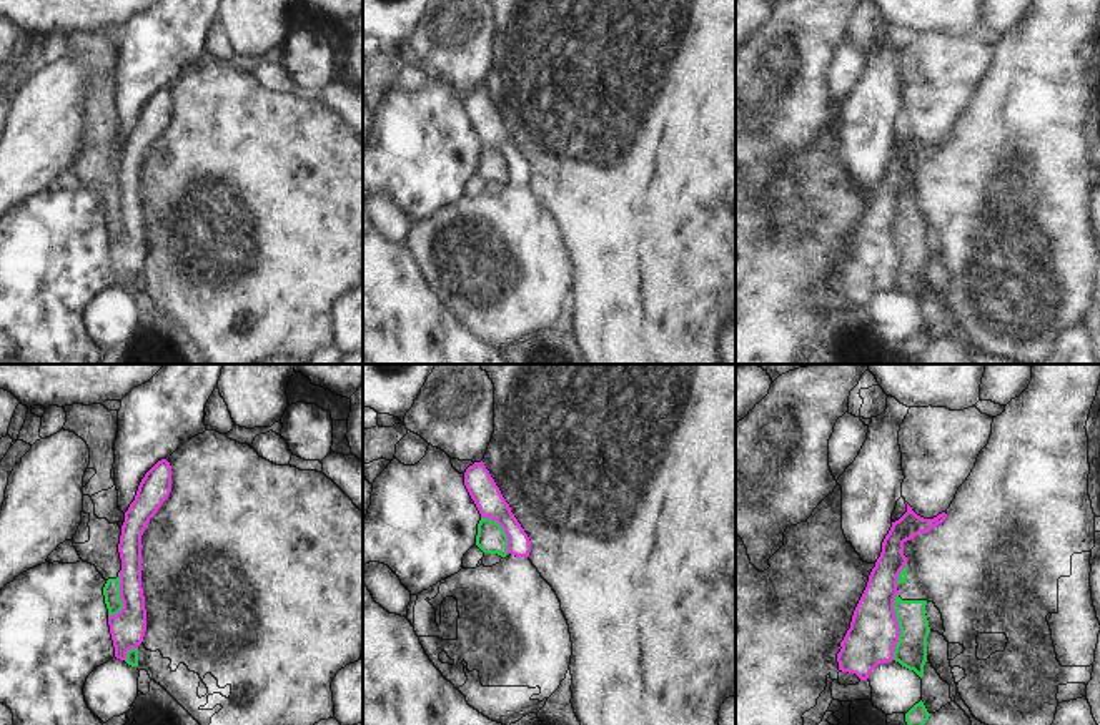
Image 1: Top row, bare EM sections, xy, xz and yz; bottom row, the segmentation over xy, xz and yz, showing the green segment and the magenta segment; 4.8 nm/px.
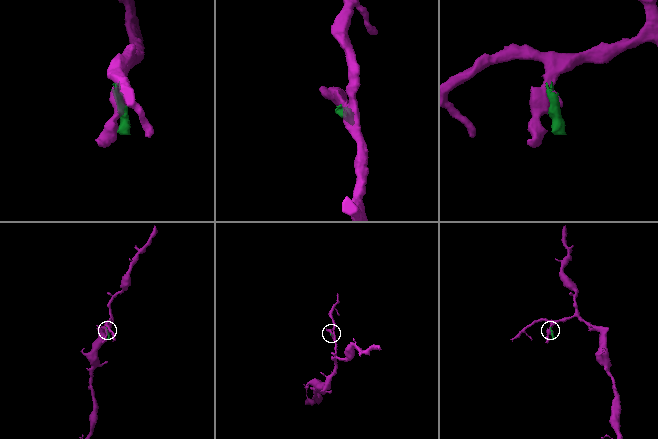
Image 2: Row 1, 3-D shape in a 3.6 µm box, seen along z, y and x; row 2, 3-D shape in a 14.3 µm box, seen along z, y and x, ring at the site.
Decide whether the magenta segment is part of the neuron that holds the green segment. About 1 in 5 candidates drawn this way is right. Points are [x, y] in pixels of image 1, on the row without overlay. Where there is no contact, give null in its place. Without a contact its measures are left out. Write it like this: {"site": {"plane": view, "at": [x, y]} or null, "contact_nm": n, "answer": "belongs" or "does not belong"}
{"site": {"plane": "yz", "at": [899, 253]}, "contact_nm": 320, "answer": "does not belong"}

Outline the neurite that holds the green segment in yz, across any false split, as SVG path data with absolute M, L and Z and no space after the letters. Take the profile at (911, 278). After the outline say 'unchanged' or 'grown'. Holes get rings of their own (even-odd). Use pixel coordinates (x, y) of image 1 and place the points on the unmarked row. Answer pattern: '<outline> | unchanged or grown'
M899 221L894 228L894 238L900 256L894 288L914 298L920 306L924 304L927 264L930 261L925 233L927 228L902 228Z | unchanged

